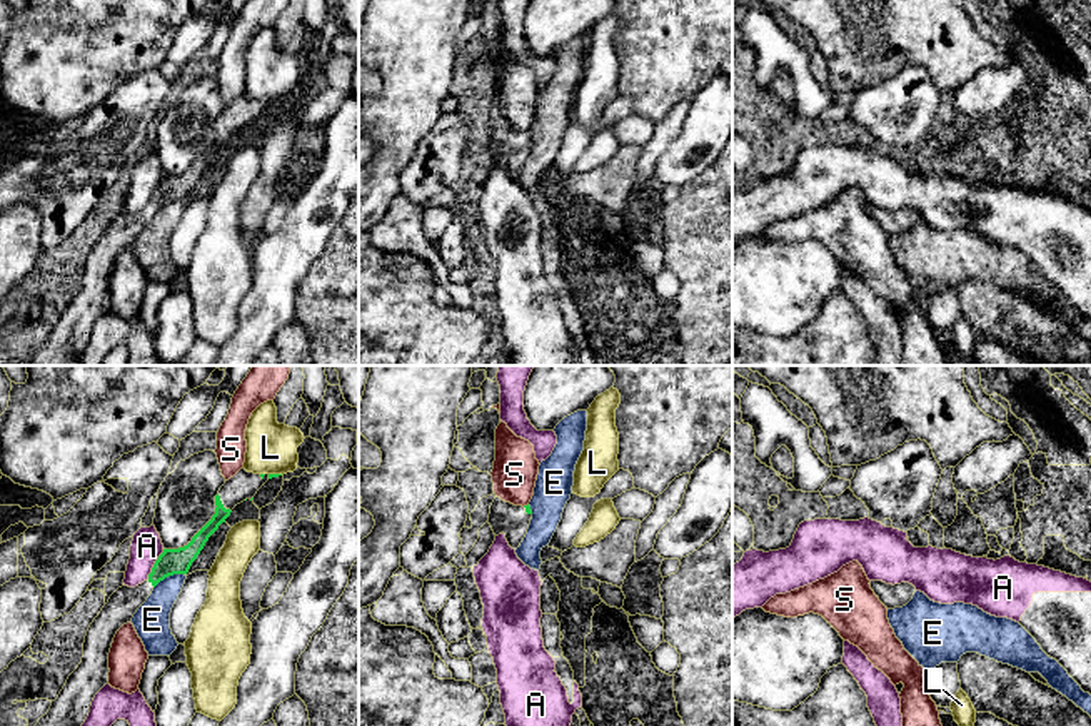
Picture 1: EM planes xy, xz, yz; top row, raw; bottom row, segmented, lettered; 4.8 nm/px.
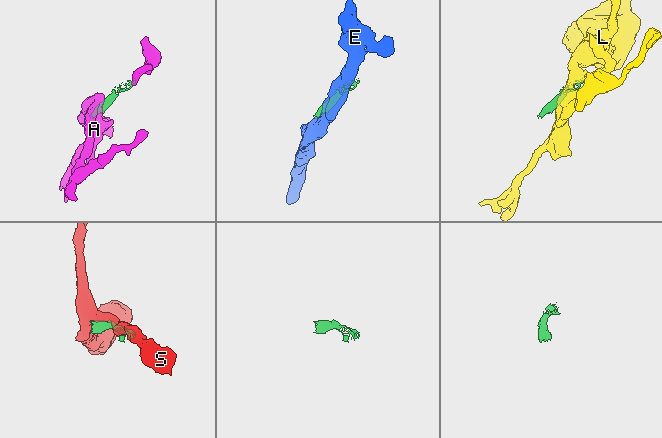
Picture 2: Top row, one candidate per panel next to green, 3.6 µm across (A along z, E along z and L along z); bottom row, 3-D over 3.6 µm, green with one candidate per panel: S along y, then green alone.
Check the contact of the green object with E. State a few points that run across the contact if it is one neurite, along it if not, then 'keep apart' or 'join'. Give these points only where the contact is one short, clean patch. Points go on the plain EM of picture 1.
line xy (184, 199), (165, 202), (154, 214); keep apart

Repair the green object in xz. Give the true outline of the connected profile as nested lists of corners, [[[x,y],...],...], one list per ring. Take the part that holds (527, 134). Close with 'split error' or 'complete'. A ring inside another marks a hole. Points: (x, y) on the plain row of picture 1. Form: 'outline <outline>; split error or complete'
outline [[[495,122],[490,140],[489,150],[495,162],[505,160],[505,165],[512,175],[517,175],[524,167],[529,150],[532,145],[530,132],[514,132],[510,129],[502,127]]]; split error

